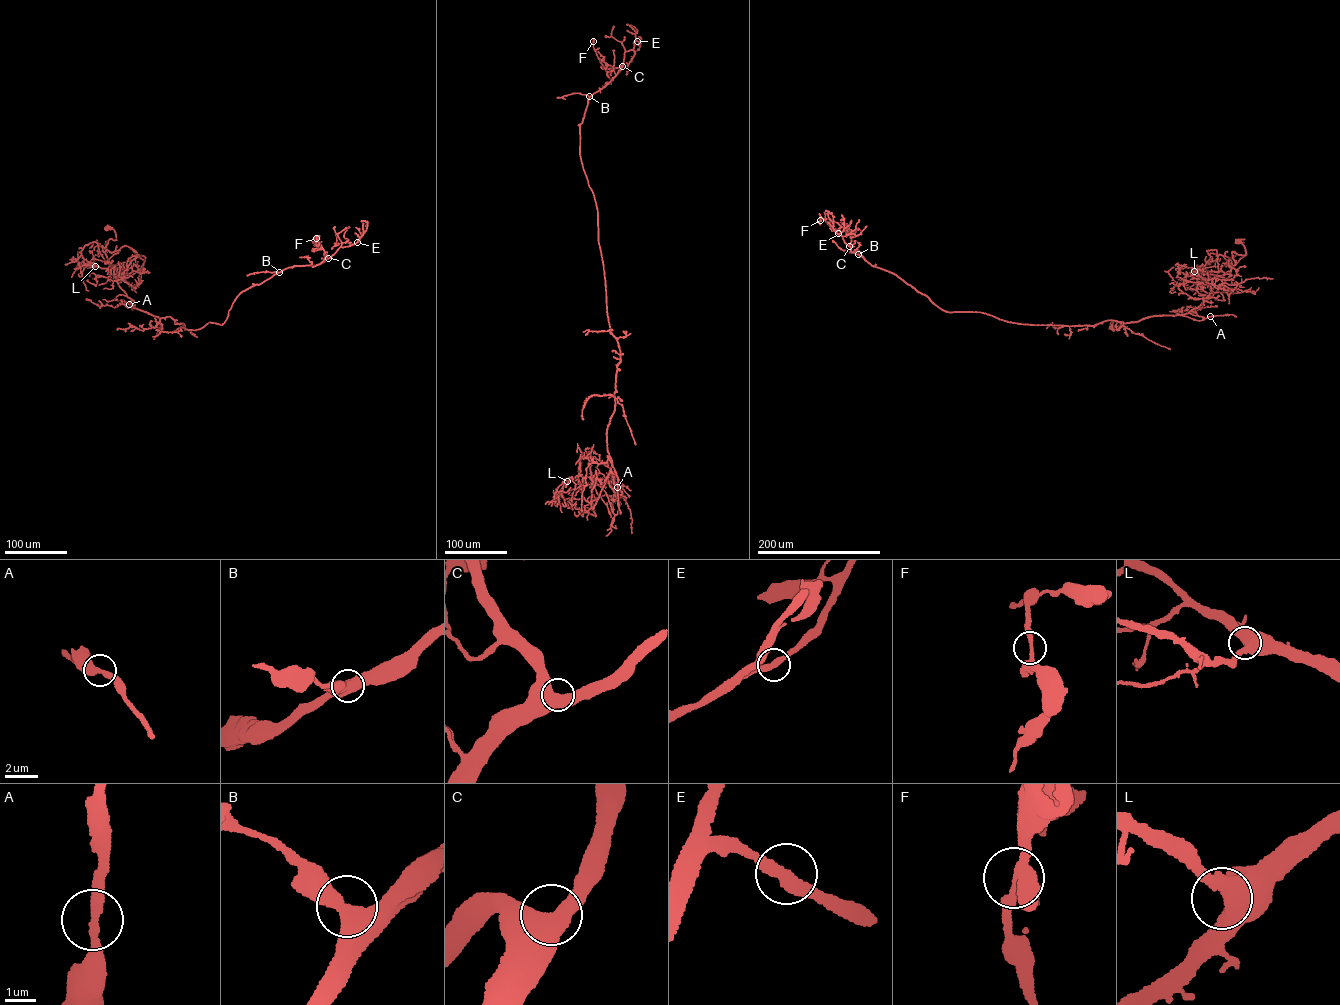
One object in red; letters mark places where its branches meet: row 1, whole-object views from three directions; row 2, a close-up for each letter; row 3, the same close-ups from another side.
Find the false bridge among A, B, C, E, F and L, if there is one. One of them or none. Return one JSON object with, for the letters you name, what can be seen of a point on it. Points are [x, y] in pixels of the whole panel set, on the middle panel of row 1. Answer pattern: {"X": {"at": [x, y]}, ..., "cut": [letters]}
{"cut": []}

